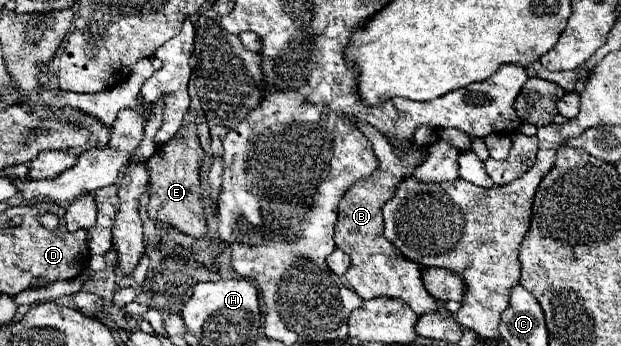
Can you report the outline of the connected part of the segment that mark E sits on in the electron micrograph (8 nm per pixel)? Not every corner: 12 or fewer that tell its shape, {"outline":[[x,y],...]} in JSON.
{"outline":[[194,116],[146,162],[150,218],[206,234]]}

